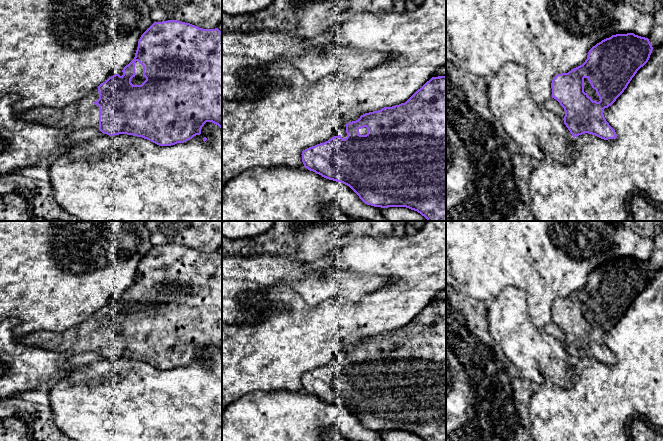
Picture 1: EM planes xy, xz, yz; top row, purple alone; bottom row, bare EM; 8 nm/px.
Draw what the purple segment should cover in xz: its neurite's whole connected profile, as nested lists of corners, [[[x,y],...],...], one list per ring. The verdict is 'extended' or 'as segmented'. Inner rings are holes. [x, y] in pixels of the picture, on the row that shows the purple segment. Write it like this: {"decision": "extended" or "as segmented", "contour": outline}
{"decision": "extended", "contour": [[[446,76],[432,77],[405,103],[361,115],[358,120],[346,124],[345,133],[334,136],[324,143],[309,147],[303,150],[301,155],[305,168],[326,179],[349,186],[367,205],[381,208],[406,207],[417,211],[427,221],[446,221]]]}

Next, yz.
{"decision": "extended", "contour": [[[634,33],[612,35],[593,46],[582,65],[553,78],[552,98],[564,108],[564,124],[574,138],[588,133],[616,139],[603,111],[624,92],[652,50],[648,38]]]}

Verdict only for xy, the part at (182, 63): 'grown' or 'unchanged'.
grown

